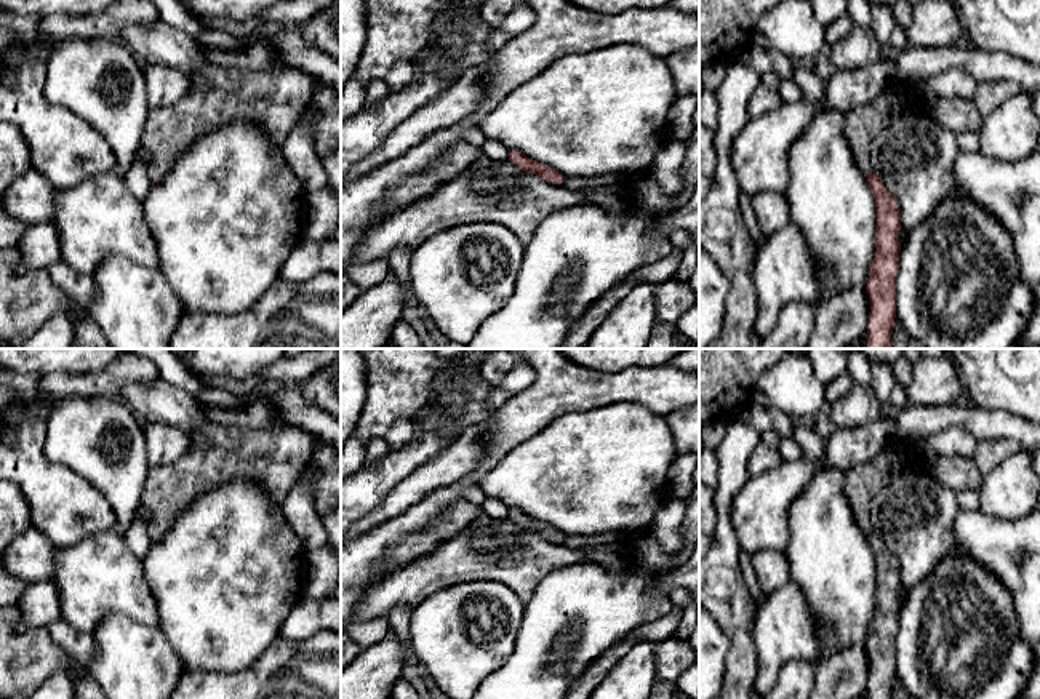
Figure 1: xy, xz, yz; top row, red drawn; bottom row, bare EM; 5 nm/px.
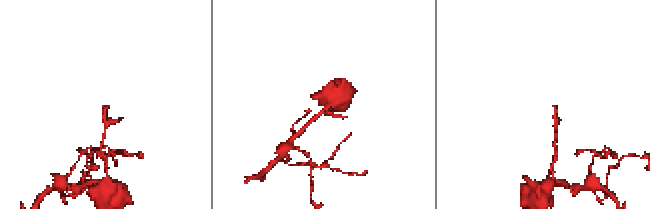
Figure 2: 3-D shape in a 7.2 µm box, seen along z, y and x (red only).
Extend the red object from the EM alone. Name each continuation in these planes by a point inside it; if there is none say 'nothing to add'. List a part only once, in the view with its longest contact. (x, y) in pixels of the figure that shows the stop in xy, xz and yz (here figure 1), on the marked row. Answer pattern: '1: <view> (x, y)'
1: yz (863, 123)

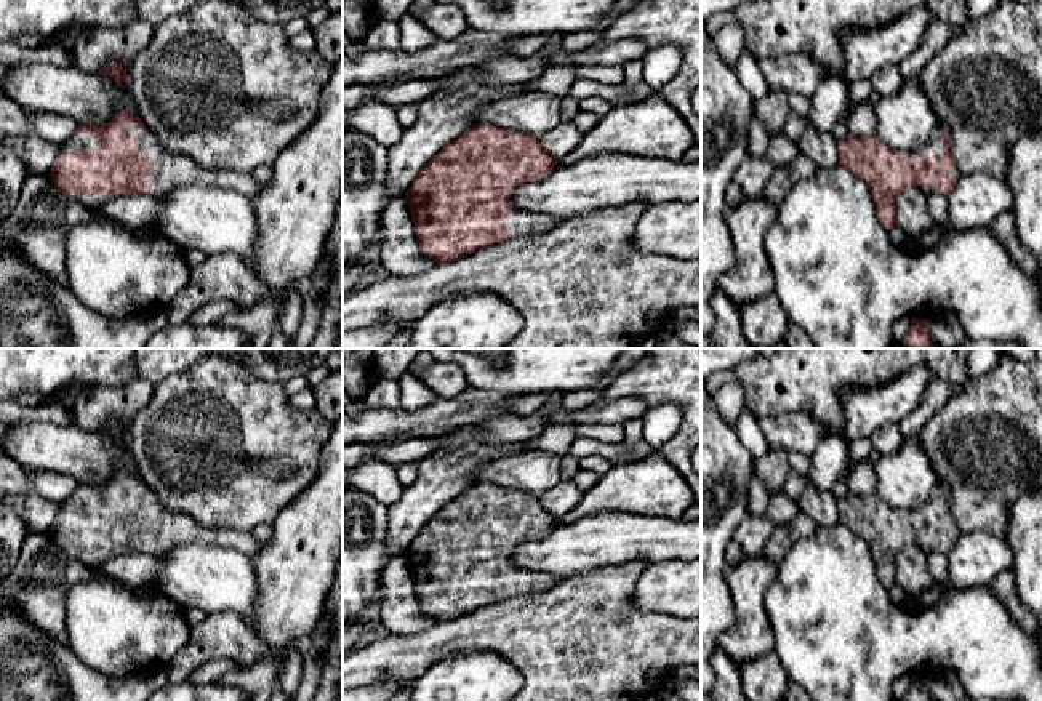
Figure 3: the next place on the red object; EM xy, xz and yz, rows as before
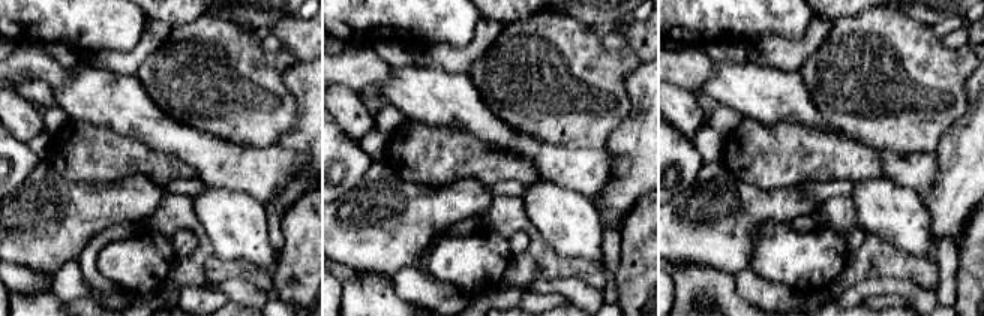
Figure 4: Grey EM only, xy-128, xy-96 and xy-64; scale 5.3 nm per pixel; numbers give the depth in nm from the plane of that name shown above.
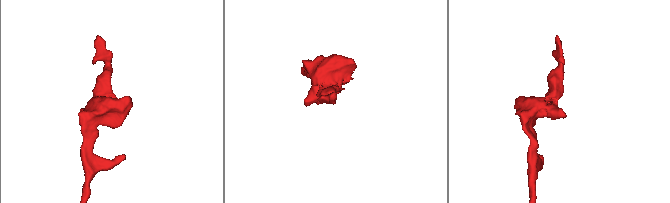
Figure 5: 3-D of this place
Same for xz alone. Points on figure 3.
1: xz (520, 223)

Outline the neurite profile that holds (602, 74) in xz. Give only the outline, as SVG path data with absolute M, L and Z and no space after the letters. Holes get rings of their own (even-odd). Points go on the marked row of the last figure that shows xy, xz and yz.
M576 66L576 78L592 80L602 85L621 85L624 72L619 66Z

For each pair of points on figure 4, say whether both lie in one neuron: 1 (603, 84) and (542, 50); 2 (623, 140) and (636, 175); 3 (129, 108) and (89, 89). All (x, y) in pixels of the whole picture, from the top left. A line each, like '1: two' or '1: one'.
1: one
2: one
3: one

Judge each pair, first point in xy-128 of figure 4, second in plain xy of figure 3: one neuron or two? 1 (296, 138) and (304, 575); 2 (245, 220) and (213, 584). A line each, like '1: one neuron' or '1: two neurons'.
1: one neuron
2: one neuron

